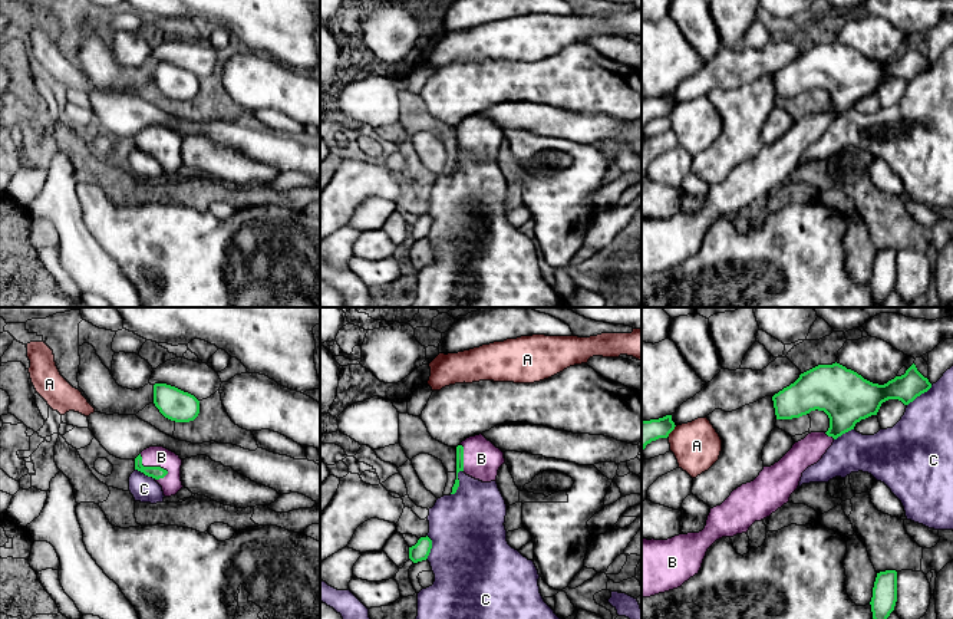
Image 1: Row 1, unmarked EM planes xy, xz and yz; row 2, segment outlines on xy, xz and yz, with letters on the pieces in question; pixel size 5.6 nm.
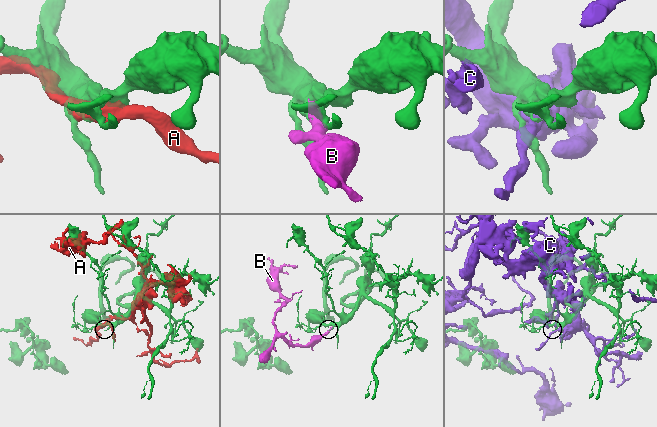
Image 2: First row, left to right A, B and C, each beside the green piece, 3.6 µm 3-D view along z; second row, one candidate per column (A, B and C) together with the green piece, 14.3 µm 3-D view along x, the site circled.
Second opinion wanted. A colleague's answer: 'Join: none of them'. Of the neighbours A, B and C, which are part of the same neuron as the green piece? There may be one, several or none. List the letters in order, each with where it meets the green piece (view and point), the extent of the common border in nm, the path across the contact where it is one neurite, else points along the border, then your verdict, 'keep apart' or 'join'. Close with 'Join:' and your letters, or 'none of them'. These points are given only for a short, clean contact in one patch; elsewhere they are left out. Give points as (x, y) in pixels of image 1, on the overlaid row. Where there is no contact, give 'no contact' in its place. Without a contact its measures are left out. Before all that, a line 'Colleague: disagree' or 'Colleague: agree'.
Colleague: disagree
A: meets green in yz at (672, 430); contact 80 nm long; keep apart
B: meets green in xy at (151, 467); contact 200 nm long; join
C: meets green in xz at (458, 483); contact 160 nm long; keep apart
Join: B

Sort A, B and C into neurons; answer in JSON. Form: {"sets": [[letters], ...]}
{"sets": [["A"], ["B"], ["C"]]}

